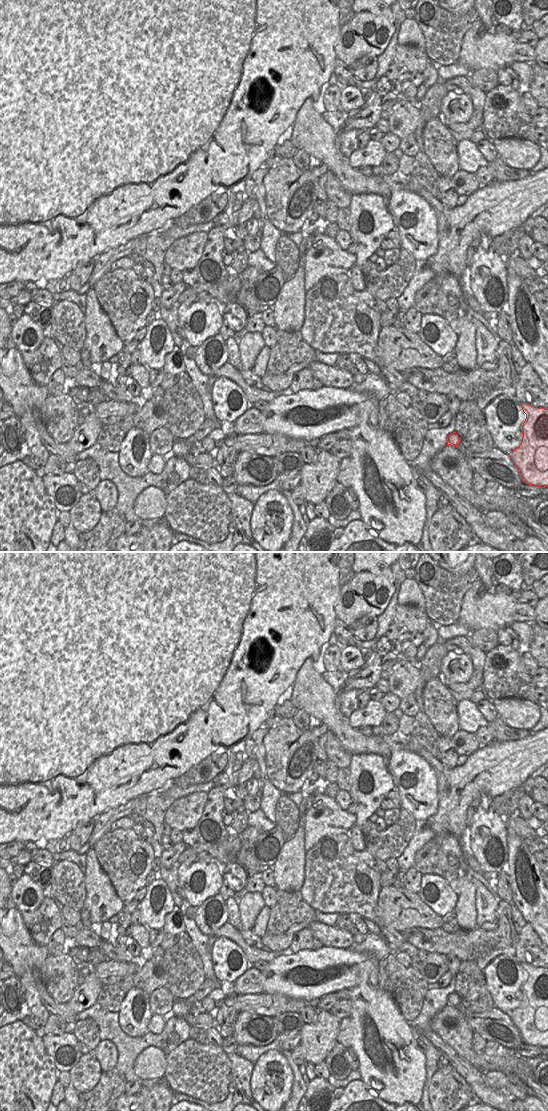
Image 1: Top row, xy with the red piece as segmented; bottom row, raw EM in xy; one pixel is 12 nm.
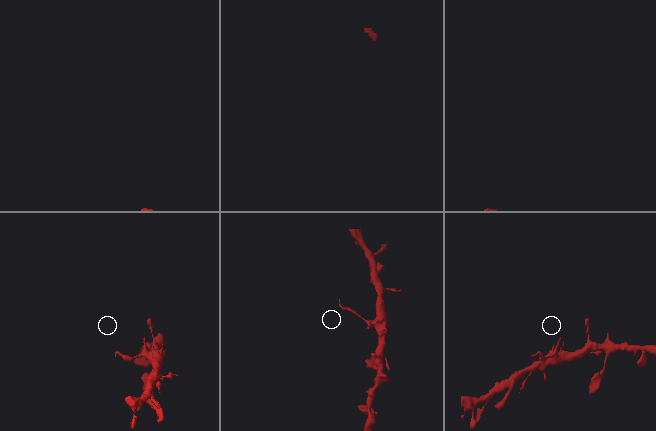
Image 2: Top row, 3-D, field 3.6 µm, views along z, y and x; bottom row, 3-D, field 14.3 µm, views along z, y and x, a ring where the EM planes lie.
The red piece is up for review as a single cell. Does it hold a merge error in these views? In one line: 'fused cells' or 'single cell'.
fused cells

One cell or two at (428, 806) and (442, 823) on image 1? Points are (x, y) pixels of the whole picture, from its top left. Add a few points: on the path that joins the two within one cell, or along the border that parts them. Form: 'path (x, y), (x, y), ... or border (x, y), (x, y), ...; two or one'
border (438, 790), (438, 809), (424, 824); two

